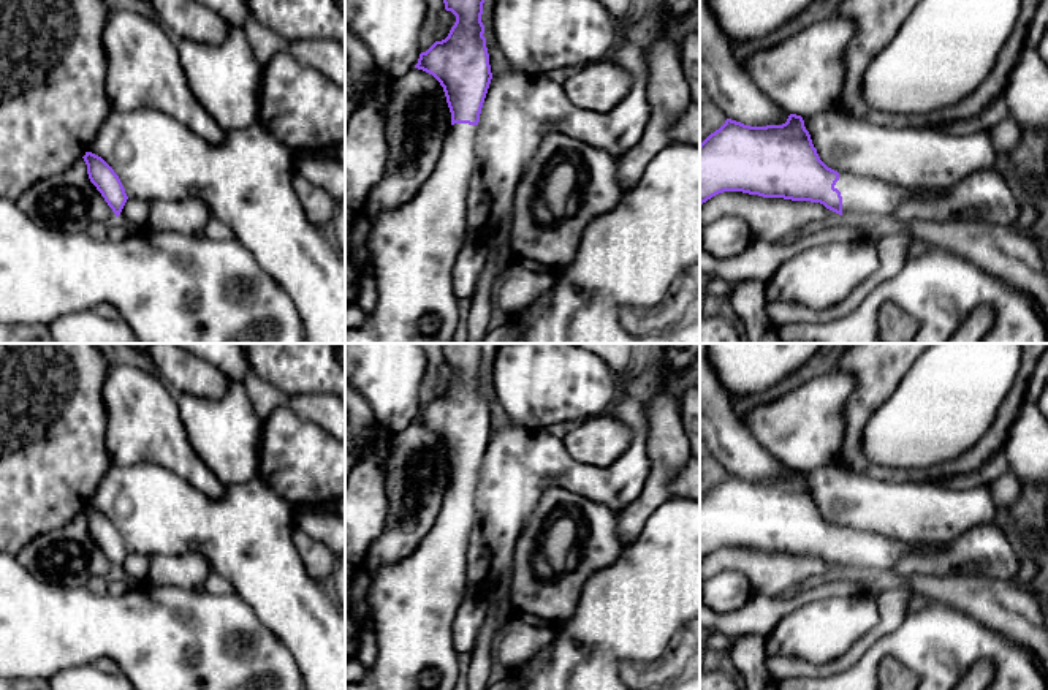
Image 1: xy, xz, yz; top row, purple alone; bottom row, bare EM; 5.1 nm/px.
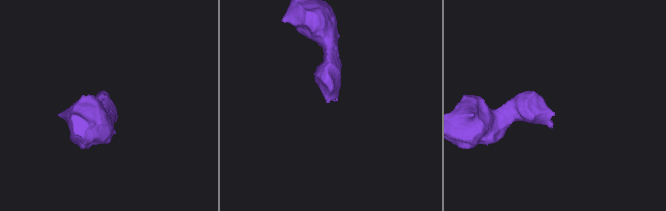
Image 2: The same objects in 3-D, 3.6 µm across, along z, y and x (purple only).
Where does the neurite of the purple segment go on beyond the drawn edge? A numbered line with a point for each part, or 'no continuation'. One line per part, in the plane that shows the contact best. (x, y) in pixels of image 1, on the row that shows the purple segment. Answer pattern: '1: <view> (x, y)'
1: yz (860, 195)

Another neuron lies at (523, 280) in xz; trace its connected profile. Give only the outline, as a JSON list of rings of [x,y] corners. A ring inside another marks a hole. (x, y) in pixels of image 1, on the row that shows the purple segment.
[[[515,256],[500,274],[494,302],[508,313],[522,310],[556,283],[556,275],[557,267]]]

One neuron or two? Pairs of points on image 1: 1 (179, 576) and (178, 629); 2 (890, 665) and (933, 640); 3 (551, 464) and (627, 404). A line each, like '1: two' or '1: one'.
1: two
2: two
3: one

